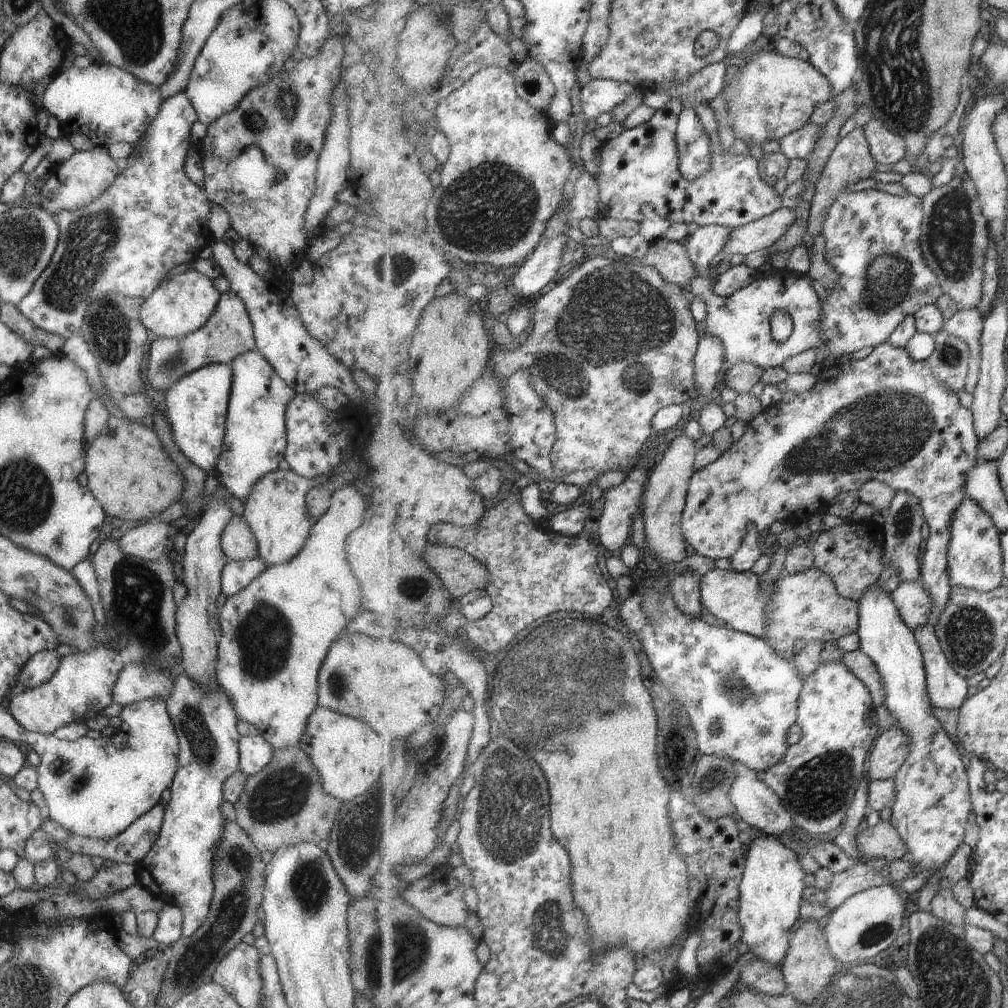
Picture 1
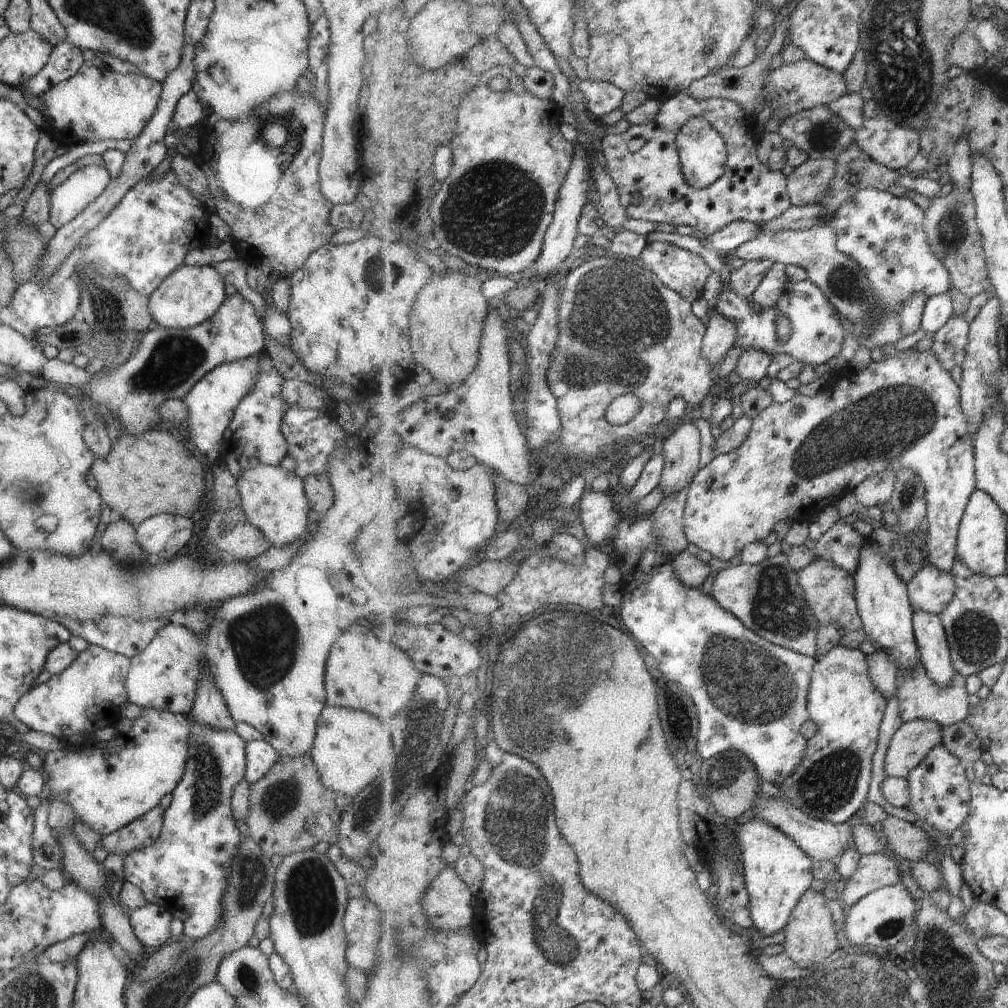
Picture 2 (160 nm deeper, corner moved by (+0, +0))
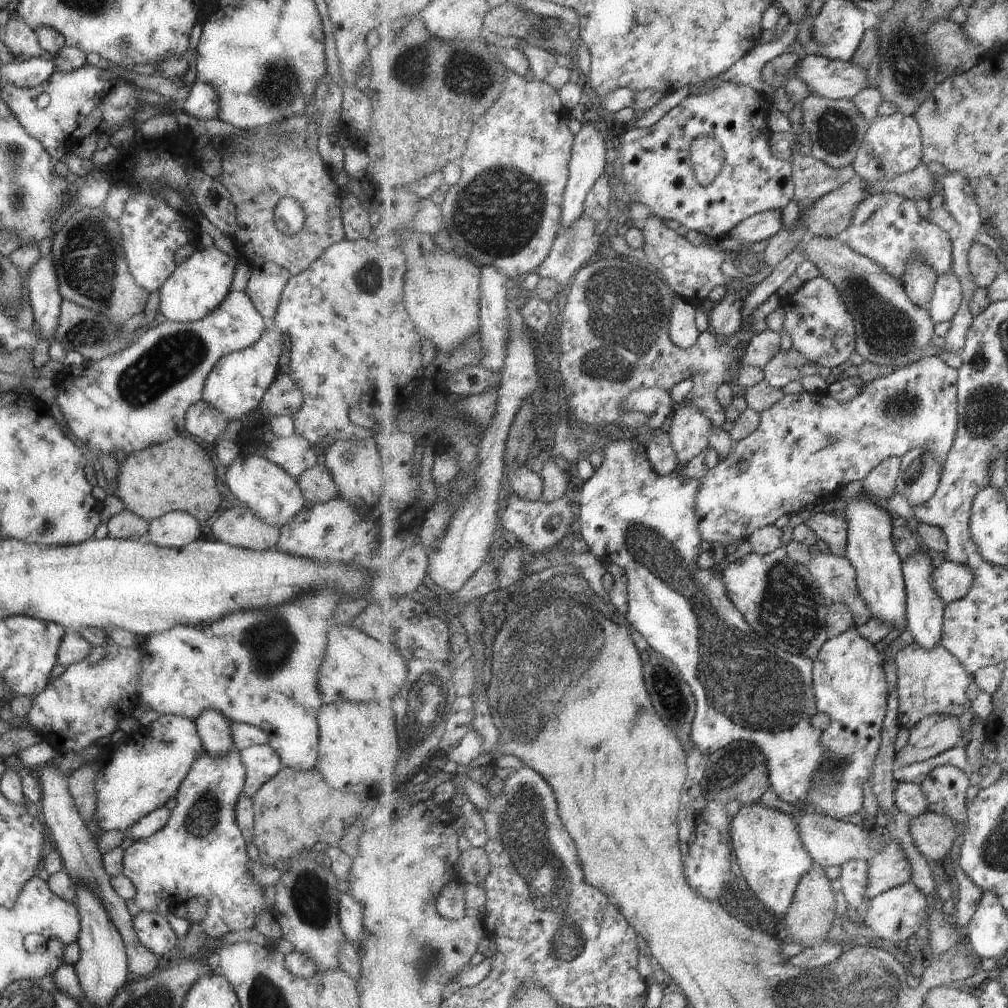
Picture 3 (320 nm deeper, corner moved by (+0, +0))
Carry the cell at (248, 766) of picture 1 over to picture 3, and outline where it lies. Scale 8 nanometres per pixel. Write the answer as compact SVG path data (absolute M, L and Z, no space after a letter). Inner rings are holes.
M268 744L241 749L240 760L246 770L242 793L249 798L283 767L278 754Z

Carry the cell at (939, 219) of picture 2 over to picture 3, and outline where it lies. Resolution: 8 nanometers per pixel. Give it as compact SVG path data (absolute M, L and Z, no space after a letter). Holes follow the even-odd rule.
M976 242L970 248L969 264L976 286L986 289L993 284L997 275L1003 270L995 252L989 246Z

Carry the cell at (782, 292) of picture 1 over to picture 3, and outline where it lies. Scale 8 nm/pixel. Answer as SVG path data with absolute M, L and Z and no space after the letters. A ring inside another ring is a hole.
M815 277L792 295L783 298L785 312L783 329L791 338L793 346L811 363L835 368L845 364L856 350L856 320L851 314L840 290L828 278Z

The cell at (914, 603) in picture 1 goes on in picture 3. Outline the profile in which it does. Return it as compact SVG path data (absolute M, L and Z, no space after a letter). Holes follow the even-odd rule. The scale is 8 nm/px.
M947 559L935 568L932 577L945 604L965 598L976 582L976 574L967 565Z

